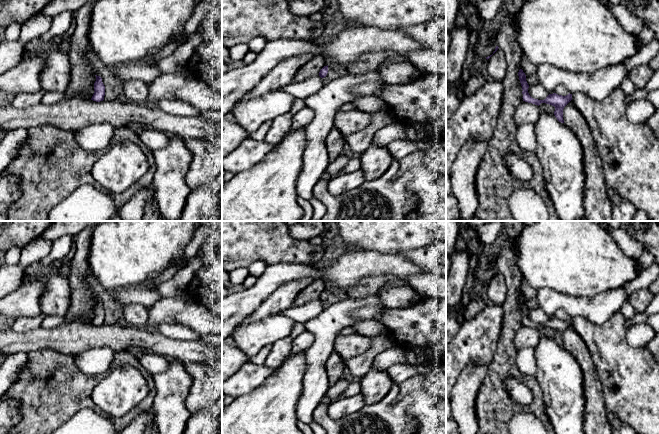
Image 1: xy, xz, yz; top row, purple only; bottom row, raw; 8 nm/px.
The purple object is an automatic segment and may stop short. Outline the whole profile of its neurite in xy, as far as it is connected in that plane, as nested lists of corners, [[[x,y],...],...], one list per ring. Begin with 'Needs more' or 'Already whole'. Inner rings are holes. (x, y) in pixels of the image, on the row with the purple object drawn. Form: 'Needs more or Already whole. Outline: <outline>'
Already whole. Outline: [[[96,76],[96,81],[94,83],[94,94],[91,98],[91,100],[96,101],[96,102],[100,102],[104,100],[104,96],[105,96],[105,86],[102,82],[102,78],[100,76]]]

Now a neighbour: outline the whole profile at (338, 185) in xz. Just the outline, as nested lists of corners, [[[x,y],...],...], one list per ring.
[[[361,169],[354,172],[344,173],[328,181],[328,190],[333,195],[341,195],[350,190],[360,187],[366,181]]]

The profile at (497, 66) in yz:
[[[498,50],[488,59],[487,71],[492,80],[503,81],[507,74],[507,62],[504,52]]]

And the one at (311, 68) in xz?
[[[314,56],[295,74],[294,82],[301,82],[313,76],[319,76],[320,70],[330,62],[324,56]]]

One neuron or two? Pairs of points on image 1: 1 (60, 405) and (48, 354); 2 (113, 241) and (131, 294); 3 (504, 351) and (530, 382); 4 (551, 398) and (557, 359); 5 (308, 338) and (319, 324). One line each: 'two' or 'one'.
1: one
2: two
3: one
4: one
5: two

